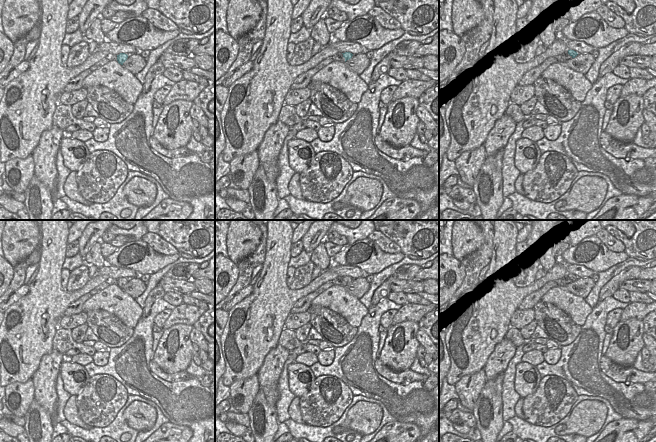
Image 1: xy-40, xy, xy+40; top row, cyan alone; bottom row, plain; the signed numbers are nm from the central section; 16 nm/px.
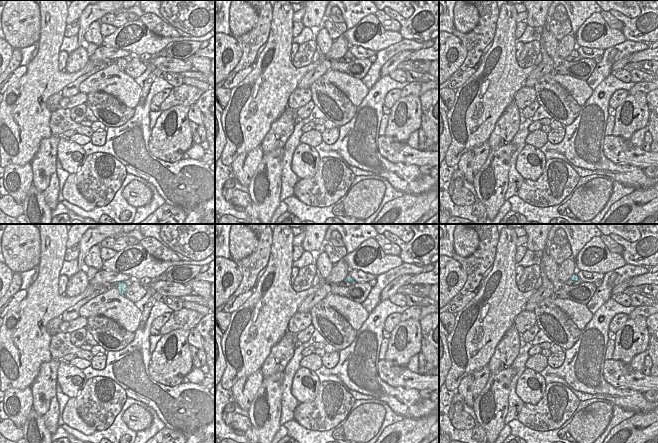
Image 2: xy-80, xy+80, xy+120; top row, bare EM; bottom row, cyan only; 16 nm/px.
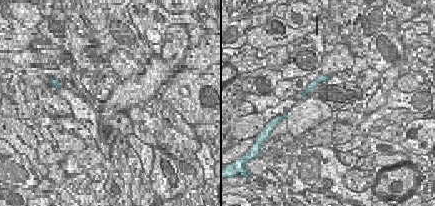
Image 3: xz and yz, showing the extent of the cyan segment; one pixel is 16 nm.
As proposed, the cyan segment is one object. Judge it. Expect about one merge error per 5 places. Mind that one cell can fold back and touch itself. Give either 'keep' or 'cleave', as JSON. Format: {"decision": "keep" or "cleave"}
{"decision": "keep"}

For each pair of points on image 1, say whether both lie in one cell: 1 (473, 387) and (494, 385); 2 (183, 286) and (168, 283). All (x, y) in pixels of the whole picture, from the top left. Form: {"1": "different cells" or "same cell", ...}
{"1": "different cells", "2": "same cell"}

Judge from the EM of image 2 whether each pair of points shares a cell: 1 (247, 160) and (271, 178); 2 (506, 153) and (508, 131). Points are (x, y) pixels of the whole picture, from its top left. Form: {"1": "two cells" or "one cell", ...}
{"1": "two cells", "2": "two cells"}

